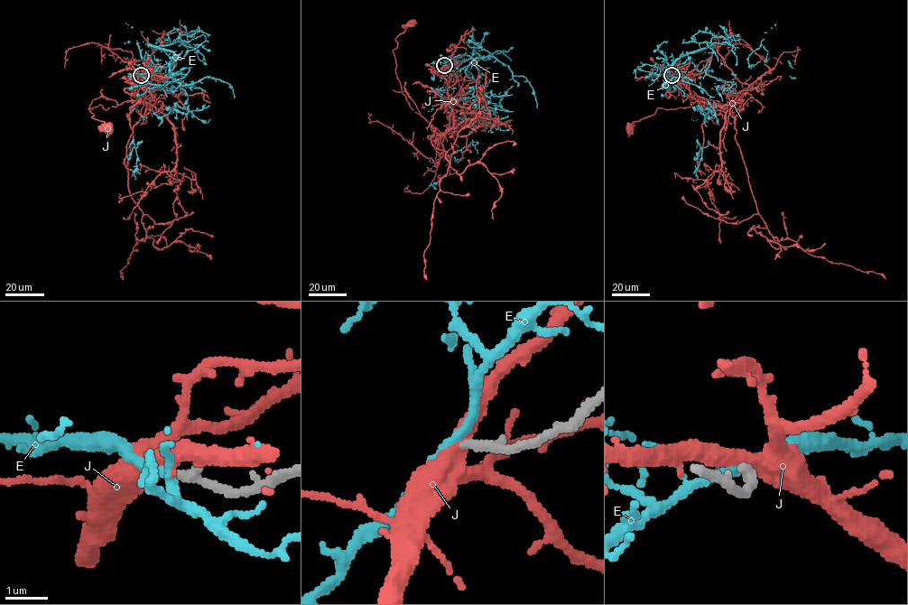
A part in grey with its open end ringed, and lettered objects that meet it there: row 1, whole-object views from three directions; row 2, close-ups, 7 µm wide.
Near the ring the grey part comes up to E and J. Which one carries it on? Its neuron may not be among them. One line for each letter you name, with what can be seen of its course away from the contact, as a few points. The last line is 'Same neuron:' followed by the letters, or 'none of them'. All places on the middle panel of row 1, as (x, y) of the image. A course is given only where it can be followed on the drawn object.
J: it runs (444, 65), (441, 75), (449, 82), (453, 125), (440, 132), (410, 107), (395, 73), (395, 39), (411, 23)
Same neuron: J

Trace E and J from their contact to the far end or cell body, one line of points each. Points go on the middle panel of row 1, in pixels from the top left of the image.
E: (444, 65), (476, 57), (477, 77), (441, 107), (463, 99), (471, 126), (500, 118), (476, 97), (438, 89)
J: (444, 65), (441, 75), (449, 82), (453, 125), (440, 132), (410, 107), (395, 73), (395, 39), (411, 23)

